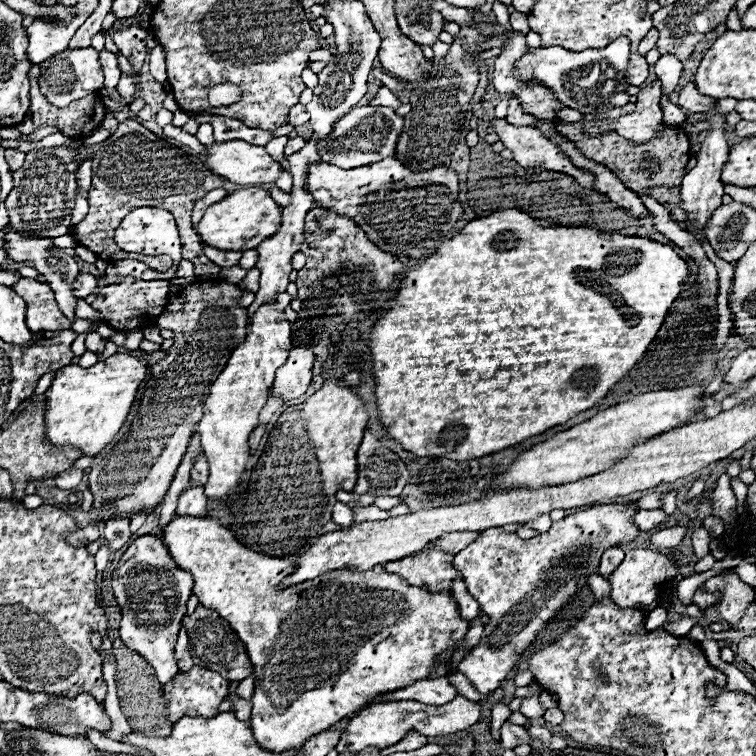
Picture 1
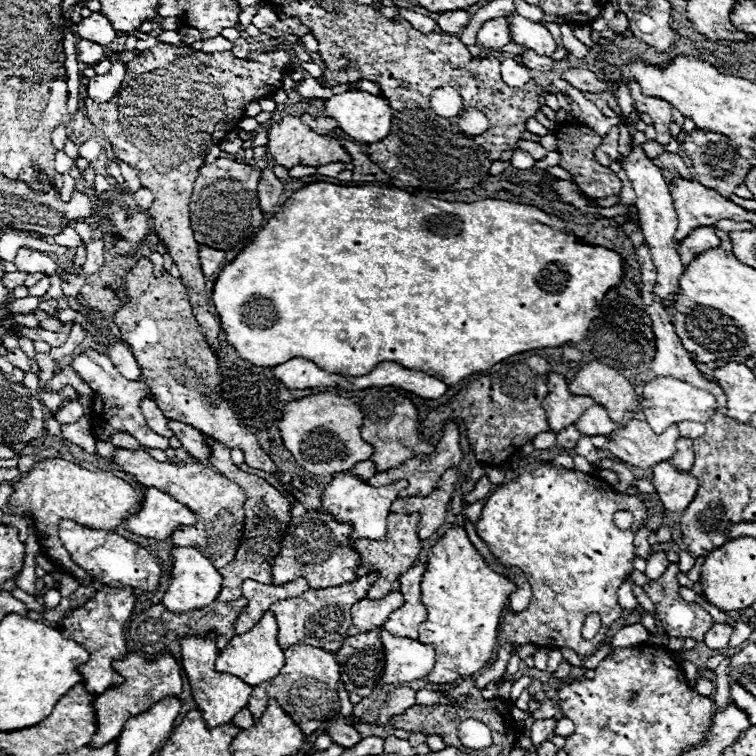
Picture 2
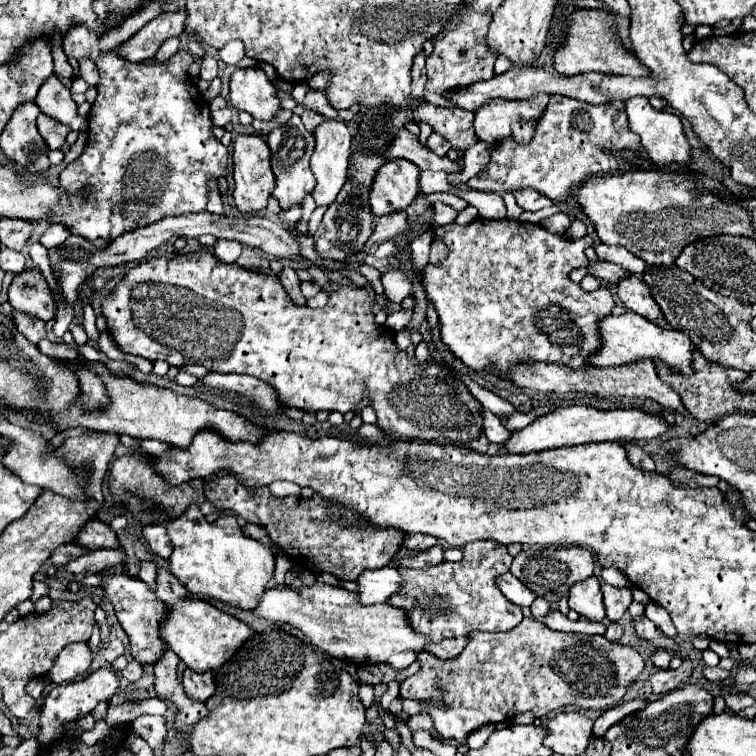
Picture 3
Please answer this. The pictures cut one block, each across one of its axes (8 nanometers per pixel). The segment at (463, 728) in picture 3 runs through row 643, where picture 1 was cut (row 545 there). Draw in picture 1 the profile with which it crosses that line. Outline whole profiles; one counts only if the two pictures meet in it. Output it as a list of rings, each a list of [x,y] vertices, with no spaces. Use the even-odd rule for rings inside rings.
[[[632,504],[592,506],[554,522],[548,532],[530,540],[506,534],[500,528],[488,528],[484,534],[500,536],[480,534],[476,542],[456,554],[454,562],[464,576],[468,592],[480,604],[480,610],[490,616],[480,642],[458,664],[458,670],[468,676],[480,694],[500,688],[500,682],[506,680],[544,624],[556,618],[560,608],[578,594],[580,586],[586,584],[586,574],[596,572],[602,552],[638,536],[638,526],[630,520],[634,514],[636,508]]]

